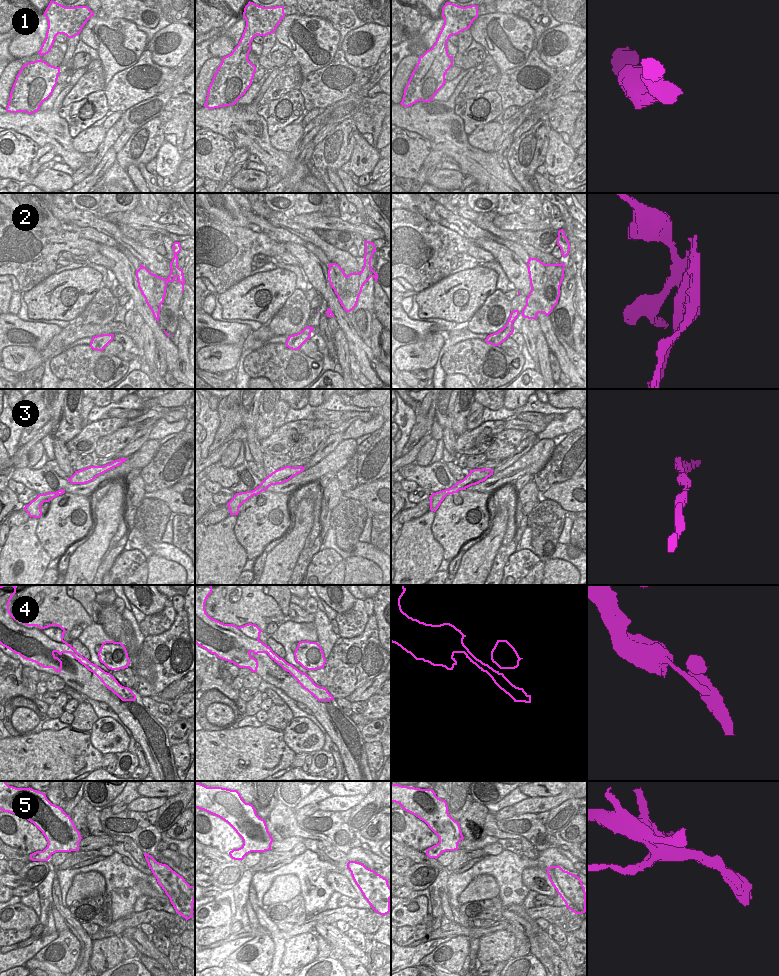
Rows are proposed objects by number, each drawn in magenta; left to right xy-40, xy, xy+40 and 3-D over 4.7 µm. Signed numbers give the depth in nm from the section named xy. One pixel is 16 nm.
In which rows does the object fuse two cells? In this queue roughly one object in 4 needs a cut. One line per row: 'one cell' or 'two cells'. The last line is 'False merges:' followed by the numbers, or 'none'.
1: one cell
2: two cells
3: one cell
4: two cells
5: two cells
False merges: 2, 4, 5

